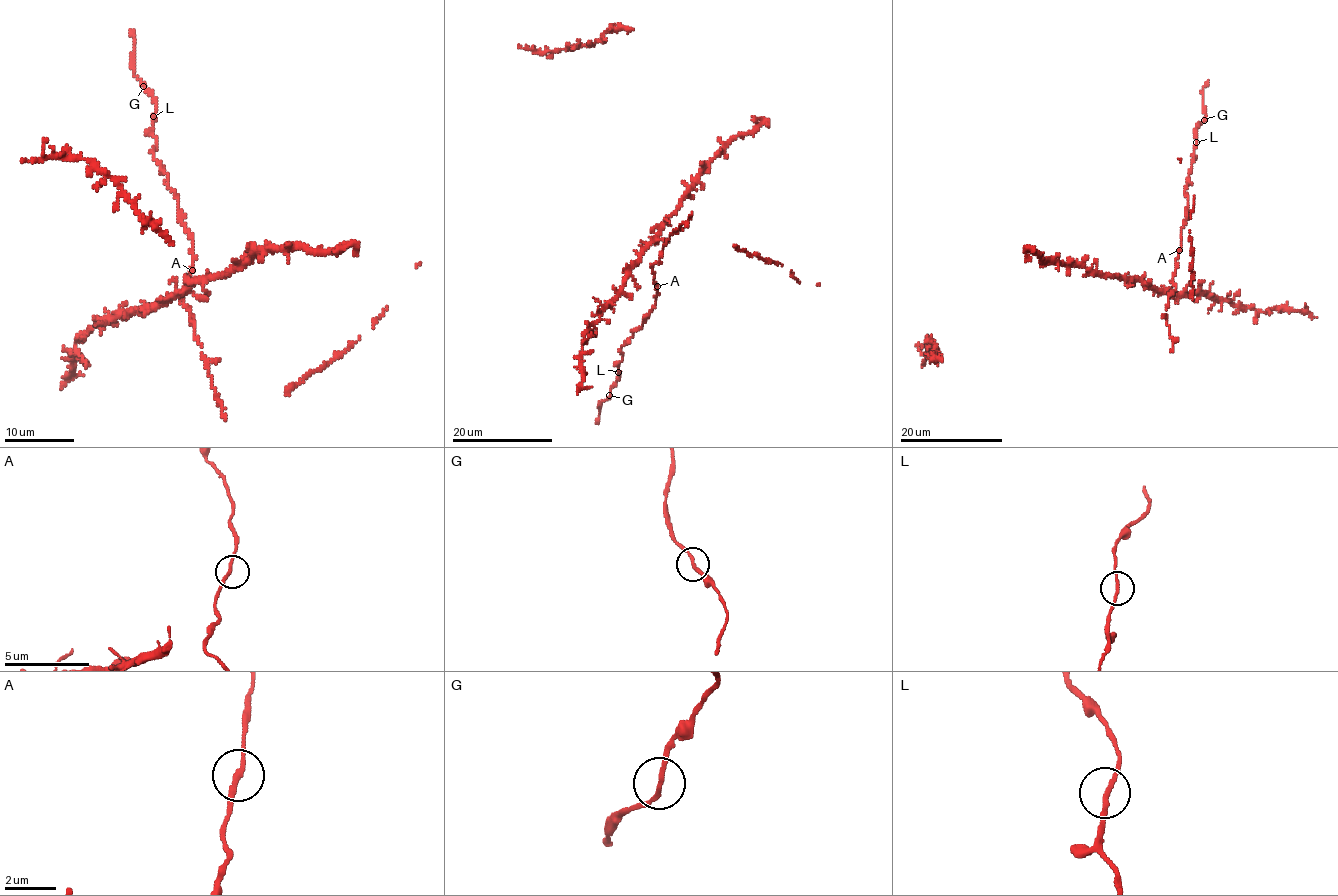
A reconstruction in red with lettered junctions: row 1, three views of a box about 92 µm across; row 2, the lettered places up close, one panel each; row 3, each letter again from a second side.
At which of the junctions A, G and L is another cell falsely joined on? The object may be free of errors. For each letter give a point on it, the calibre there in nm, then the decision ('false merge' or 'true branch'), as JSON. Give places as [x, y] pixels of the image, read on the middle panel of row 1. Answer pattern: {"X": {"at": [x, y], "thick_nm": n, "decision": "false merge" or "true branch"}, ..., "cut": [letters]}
{"A": {"at": [657, 286], "thick_nm": 190, "decision": "true branch"}, "G": {"at": [609, 395], "thick_nm": 170, "decision": "true branch"}, "L": {"at": [618, 372], "thick_nm": 170, "decision": "true branch"}, "cut": []}

